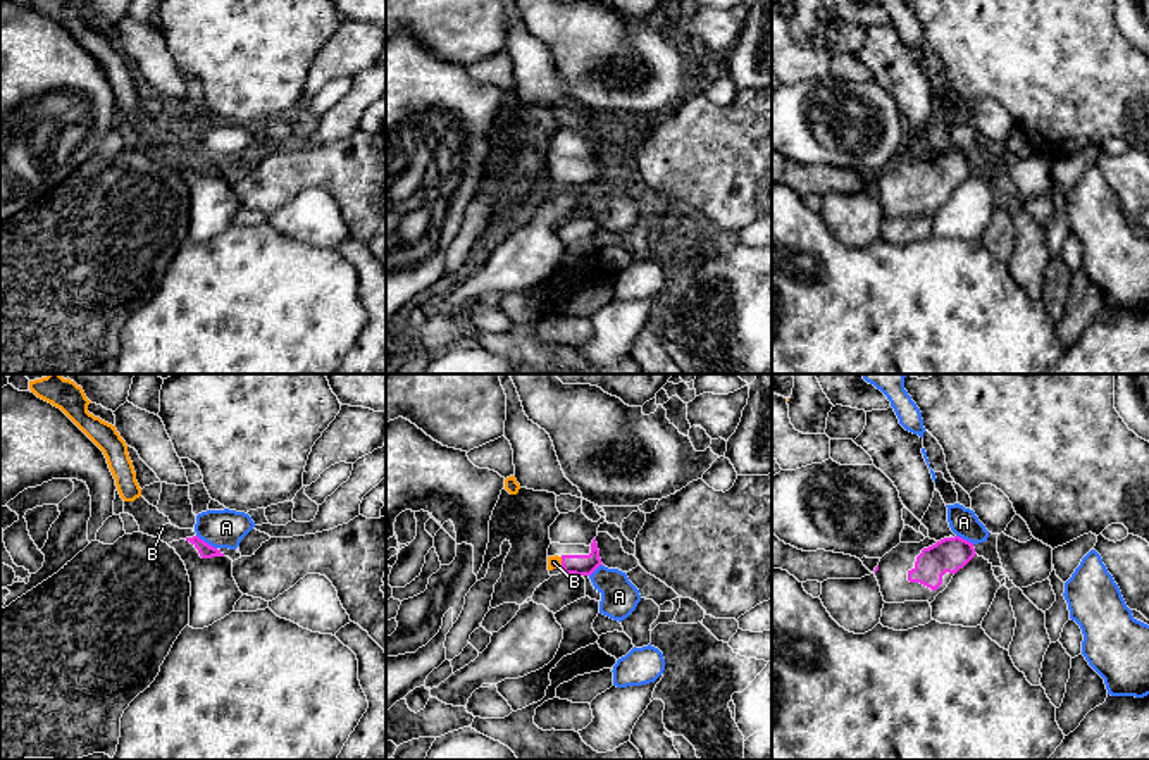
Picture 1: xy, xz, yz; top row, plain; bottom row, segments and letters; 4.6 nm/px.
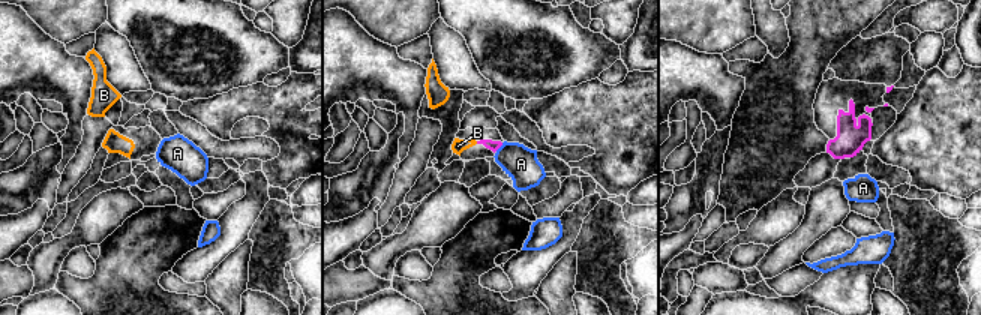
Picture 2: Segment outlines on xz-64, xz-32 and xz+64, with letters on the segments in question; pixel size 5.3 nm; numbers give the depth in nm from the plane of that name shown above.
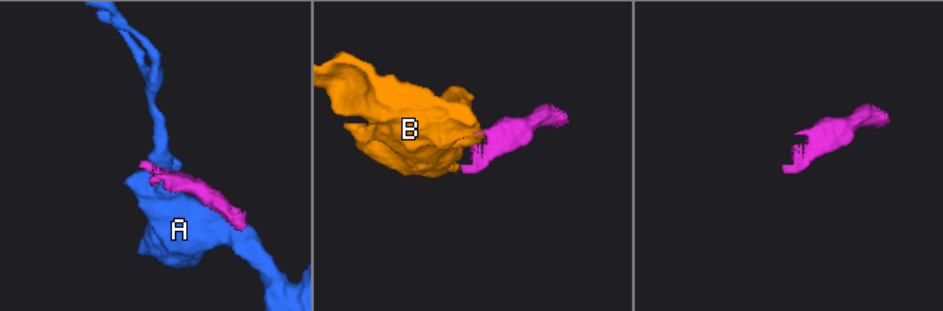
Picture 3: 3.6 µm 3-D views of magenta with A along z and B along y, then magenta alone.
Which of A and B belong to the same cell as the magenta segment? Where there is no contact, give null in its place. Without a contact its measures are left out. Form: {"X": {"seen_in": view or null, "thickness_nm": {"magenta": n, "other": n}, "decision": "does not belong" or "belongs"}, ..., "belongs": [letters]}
{"A": {"seen_in": "xy", "thickness_nm": {"magenta": 70, "other": 180}, "decision": "does not belong"}, "B": {"seen_in": "xz", "thickness_nm": {"magenta": 100, "other": 60}, "decision": "belongs"}, "belongs": ["B"]}

